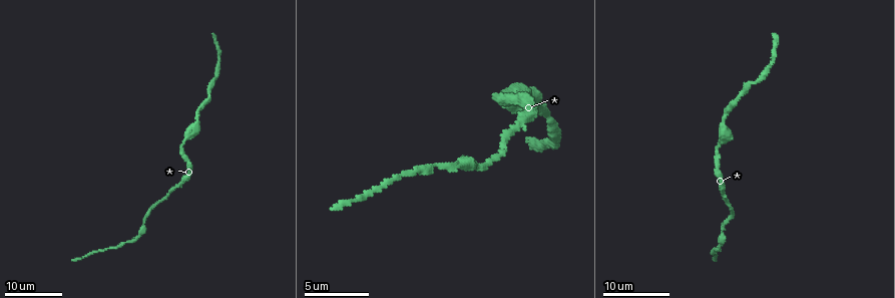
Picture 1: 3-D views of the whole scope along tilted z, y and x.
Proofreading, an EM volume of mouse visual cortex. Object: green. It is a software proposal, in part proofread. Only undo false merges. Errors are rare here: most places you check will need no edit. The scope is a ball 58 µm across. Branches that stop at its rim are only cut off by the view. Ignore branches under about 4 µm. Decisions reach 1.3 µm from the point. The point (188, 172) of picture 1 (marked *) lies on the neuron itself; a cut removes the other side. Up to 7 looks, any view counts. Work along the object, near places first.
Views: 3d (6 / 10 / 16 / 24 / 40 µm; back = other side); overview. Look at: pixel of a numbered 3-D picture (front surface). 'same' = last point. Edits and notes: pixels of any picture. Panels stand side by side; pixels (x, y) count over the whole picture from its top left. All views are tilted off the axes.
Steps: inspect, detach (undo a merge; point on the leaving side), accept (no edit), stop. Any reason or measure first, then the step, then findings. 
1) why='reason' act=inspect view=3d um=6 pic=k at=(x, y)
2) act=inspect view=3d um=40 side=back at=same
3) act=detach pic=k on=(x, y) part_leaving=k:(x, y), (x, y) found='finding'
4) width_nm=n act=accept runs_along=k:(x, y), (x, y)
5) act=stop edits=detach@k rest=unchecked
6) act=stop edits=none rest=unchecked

why='thick turns thin' act=inspect view=3d um=24 pic=1 at=(188, 135)

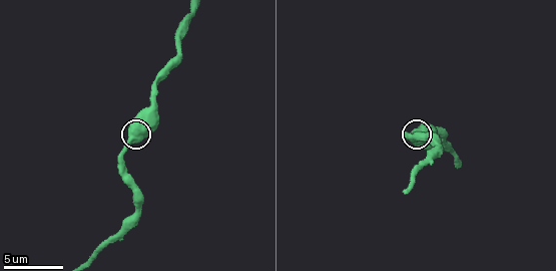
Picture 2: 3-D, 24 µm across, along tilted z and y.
act=inspect view=3d um=6 pic=2 at=(133, 132)

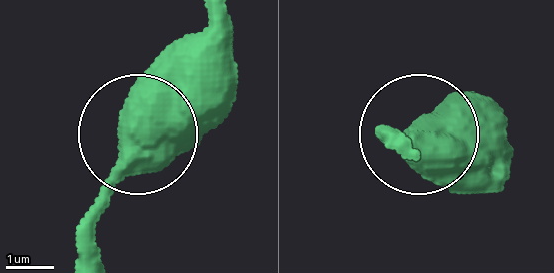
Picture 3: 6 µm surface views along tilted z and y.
act=inspect view=3d um=6 side=back pic=3 at=(417, 136)

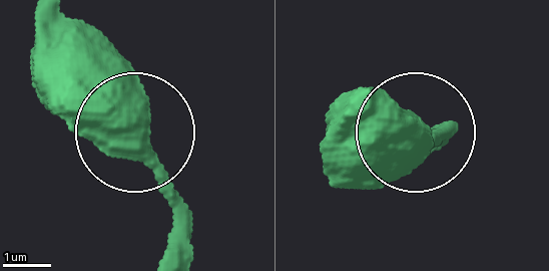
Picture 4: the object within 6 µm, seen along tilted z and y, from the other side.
act=accept found='all the same neuron'

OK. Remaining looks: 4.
why='thick turns thin' act=inspect view=3d um=16 pic=2 at=(439, 133)

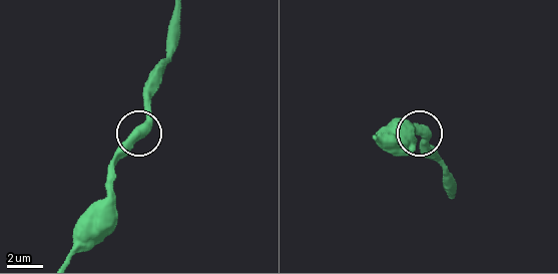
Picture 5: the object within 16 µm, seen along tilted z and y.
width_nm=500 act=accept runs_along=5:(70, 256), (155, 89) found='all the same neuron'

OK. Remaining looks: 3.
why='thin neck' act=inspect view=3d um=24 pic=1 at=(83, 256)

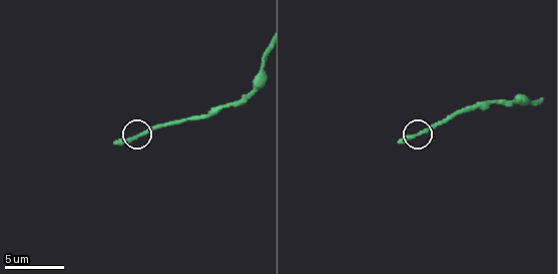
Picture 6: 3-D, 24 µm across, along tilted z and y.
act=inspect view=3d um=10 pic=6 at=(419, 132)

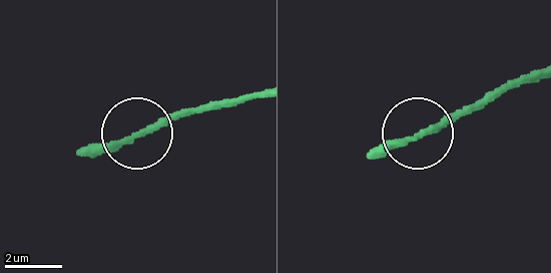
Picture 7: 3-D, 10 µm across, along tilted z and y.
act=accept runs_along=7:(536, 74), (484, 93), (418, 132) found='continuous, no second neuron'

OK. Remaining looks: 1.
act=stop edits=none rest=unchecked

